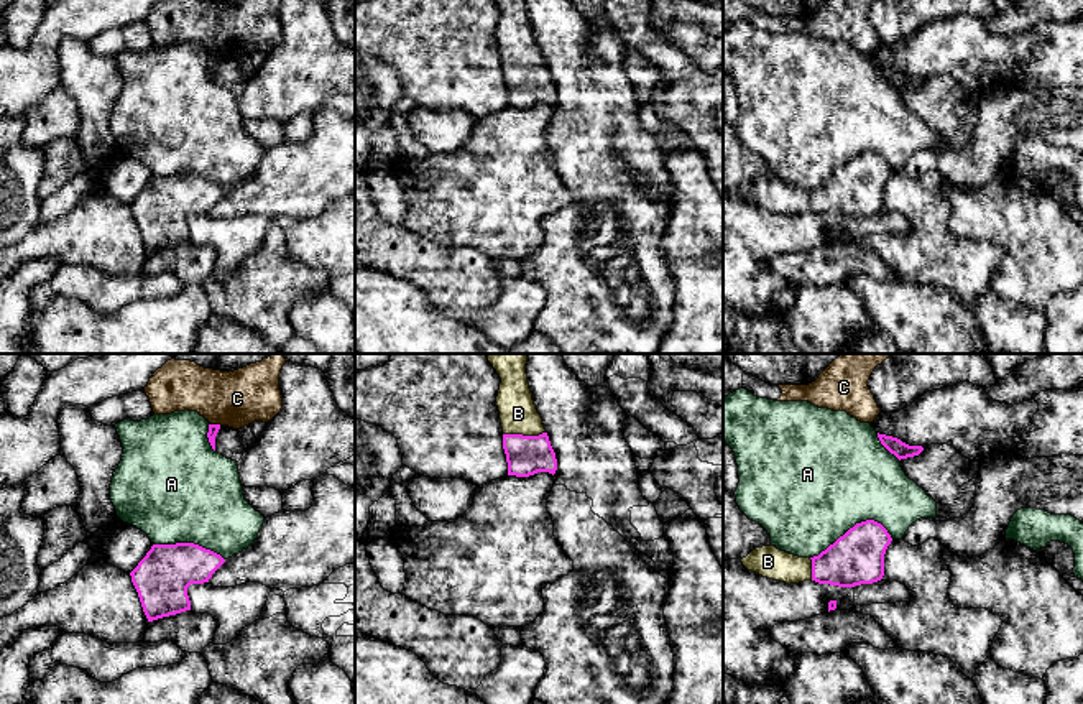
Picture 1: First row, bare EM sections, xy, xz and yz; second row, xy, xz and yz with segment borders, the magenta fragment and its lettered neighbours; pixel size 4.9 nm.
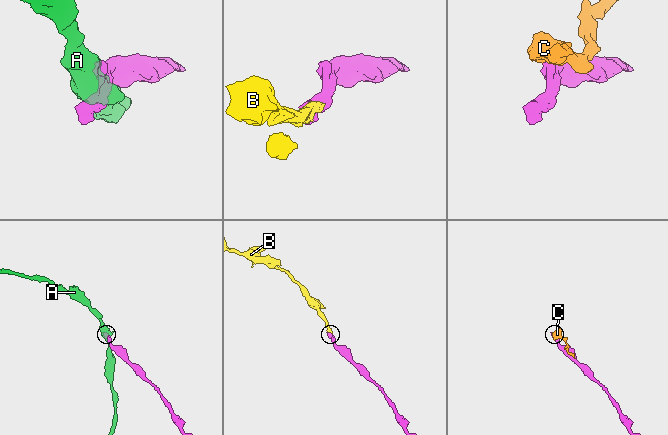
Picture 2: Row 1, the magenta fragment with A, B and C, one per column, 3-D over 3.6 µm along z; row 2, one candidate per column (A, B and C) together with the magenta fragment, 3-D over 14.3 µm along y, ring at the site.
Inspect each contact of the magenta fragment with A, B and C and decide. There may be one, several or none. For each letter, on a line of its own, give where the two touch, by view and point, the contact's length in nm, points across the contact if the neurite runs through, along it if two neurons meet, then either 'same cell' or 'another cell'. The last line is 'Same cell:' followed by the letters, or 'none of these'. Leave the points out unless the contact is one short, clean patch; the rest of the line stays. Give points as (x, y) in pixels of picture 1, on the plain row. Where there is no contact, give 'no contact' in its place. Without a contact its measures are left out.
A: meets magenta in yz at (853, 158); contact 420 nm long; another cell
B: meets magenta in xz at (521, 66); contact 200 nm long; same cell
C: meets magenta in xy at (216, 56); contact 60 nm long; border along xy (211, 55), (221, 56); another cell
Same cell: B

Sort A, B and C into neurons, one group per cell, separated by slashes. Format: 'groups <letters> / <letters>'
groups A / B / C

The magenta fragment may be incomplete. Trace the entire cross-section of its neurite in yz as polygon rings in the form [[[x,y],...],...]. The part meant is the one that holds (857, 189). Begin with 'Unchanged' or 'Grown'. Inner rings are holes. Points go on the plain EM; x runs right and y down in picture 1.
Grown. [[[874,153],[856,155],[813,189],[799,189],[776,178],[753,181],[741,191],[748,202],[786,215],[815,212],[838,219],[873,215],[884,207],[884,186],[892,169]]]

